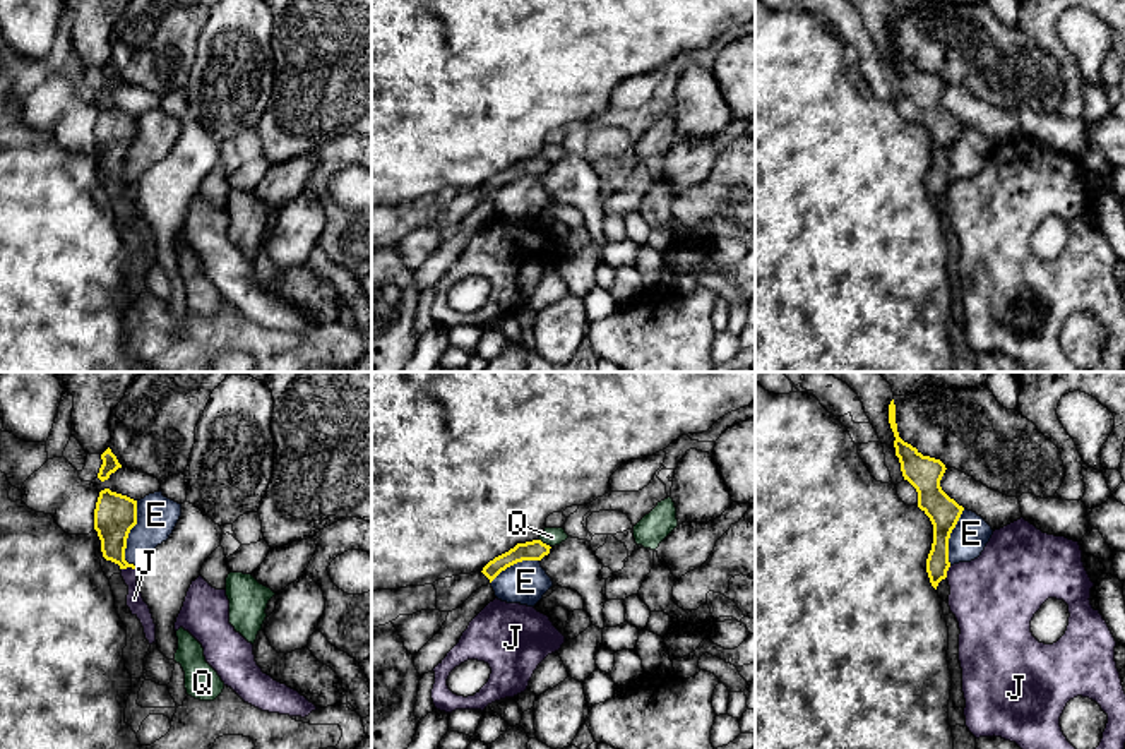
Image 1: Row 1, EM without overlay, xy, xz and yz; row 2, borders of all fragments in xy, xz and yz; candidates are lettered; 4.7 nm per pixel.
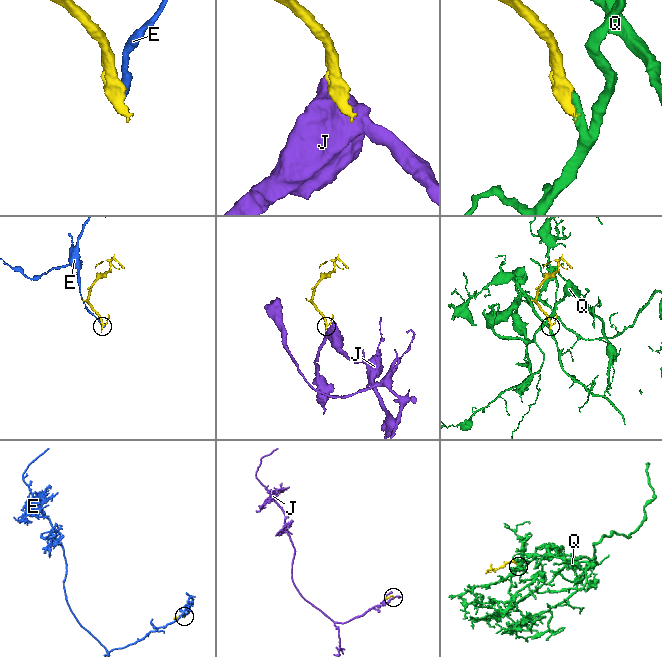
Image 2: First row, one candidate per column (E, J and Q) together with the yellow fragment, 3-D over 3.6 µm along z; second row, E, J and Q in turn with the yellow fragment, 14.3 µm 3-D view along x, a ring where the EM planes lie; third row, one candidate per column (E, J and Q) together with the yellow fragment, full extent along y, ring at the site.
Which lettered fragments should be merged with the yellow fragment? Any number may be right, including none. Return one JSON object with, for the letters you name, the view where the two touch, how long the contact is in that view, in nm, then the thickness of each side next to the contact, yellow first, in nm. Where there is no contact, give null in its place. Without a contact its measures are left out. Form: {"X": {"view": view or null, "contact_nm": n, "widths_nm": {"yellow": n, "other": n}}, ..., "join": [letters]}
{"Q": {"view": "xz", "contact_nm": 80, "widths_nm": {"yellow": 100, "other": 90}}, "join": ["Q"]}

